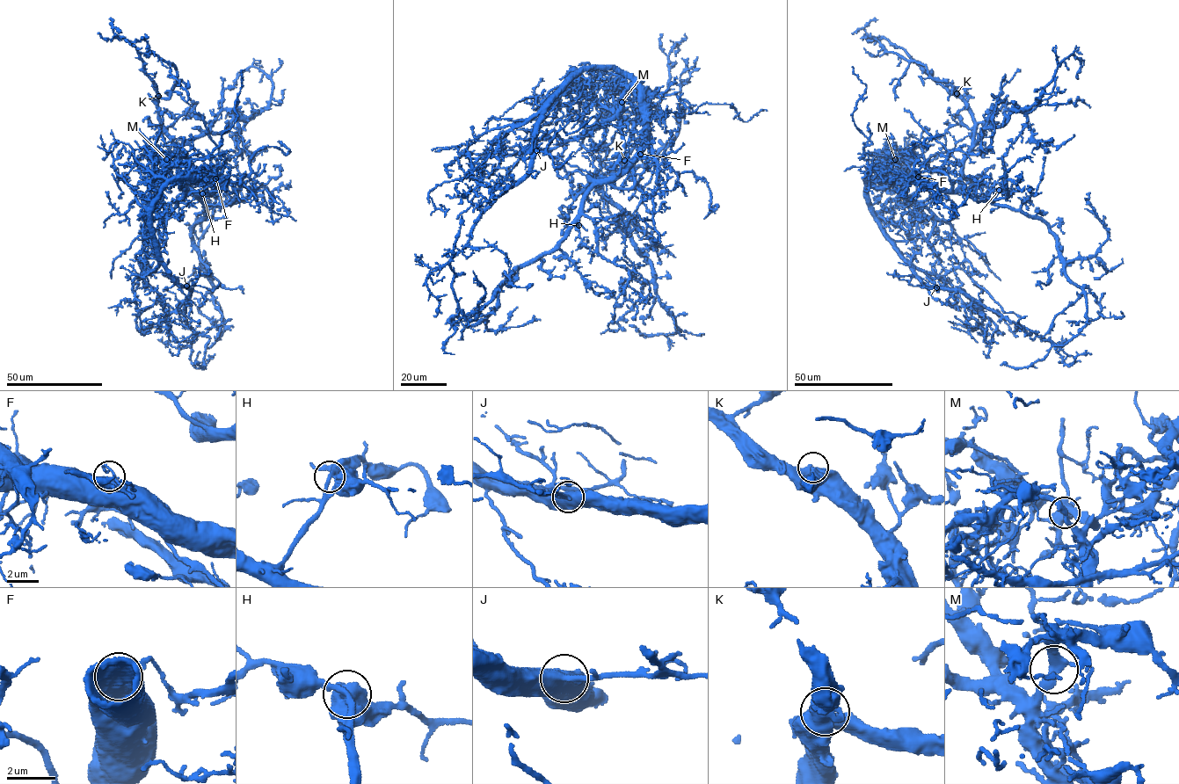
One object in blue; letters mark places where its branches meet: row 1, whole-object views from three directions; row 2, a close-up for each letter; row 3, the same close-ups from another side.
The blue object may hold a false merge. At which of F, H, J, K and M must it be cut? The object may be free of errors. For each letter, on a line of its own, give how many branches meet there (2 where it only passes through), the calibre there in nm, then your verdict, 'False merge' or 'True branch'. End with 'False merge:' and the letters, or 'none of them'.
F: Branches: 2. Thickness 550 nm. True branch
H: Branches: 2. Thickness 360 nm. True branch
J: Branches: 2. Thickness 500 nm. True branch
K: Branches: 2. Thickness 550 nm. True branch
M: Branches: 2. Thickness 340 nm. False merge
False merge: M

